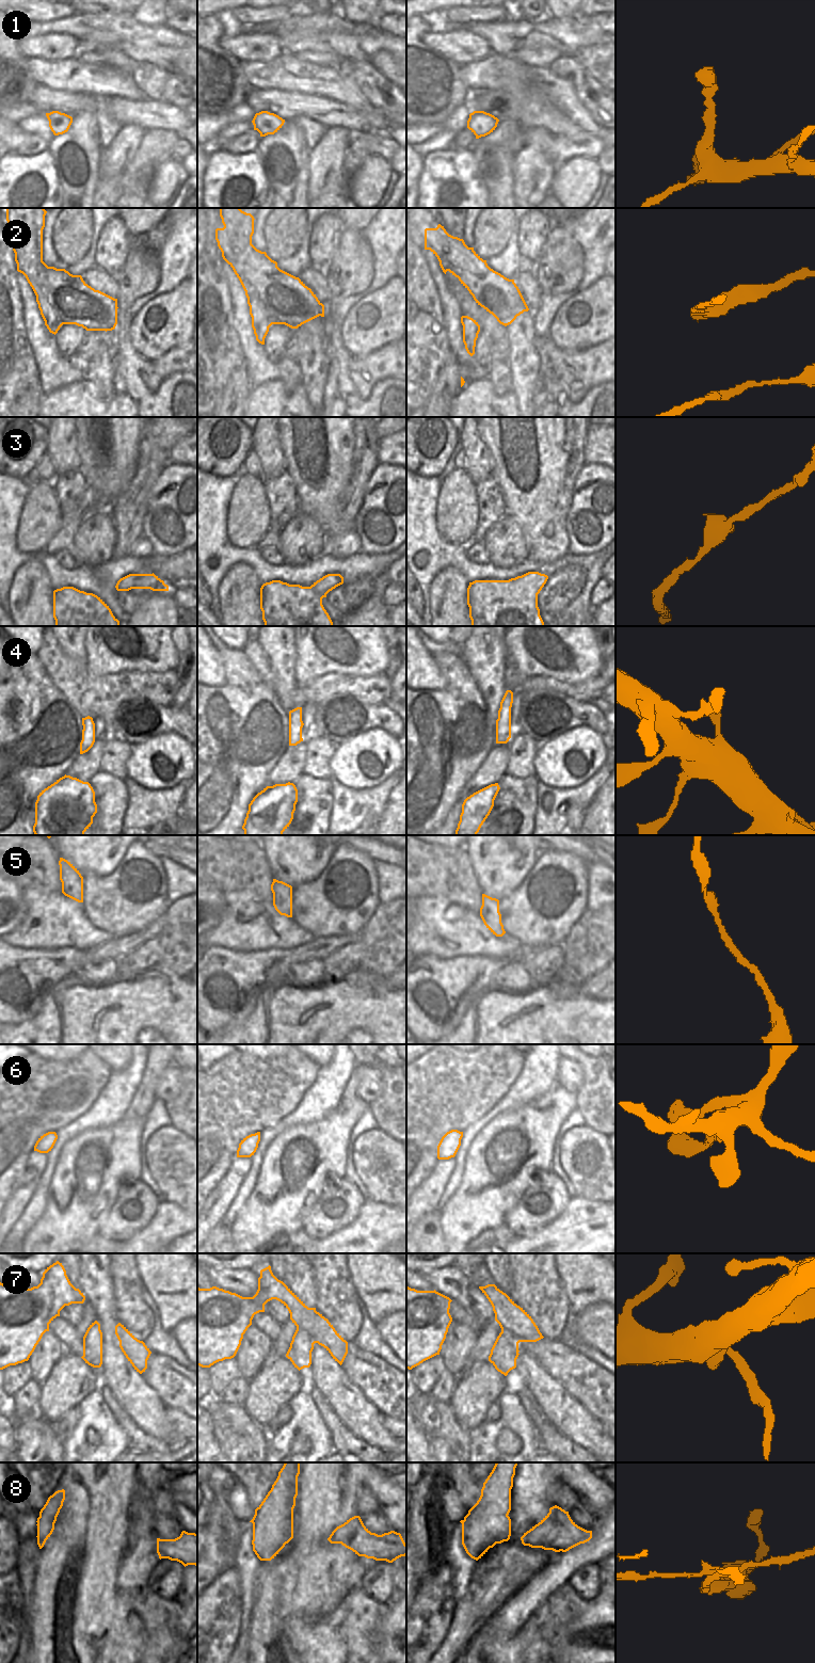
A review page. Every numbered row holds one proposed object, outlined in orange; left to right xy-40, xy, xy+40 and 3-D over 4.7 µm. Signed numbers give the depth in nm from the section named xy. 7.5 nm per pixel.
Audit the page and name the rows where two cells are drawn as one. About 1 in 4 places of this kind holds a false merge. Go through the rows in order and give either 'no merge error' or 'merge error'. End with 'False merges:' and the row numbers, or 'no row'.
1: no merge error
2: merge error
3: no merge error
4: no merge error
5: no merge error
6: no merge error
7: no merge error
8: merge error
False merges: 2, 8

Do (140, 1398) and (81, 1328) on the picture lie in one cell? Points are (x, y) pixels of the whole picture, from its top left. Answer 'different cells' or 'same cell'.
different cells

